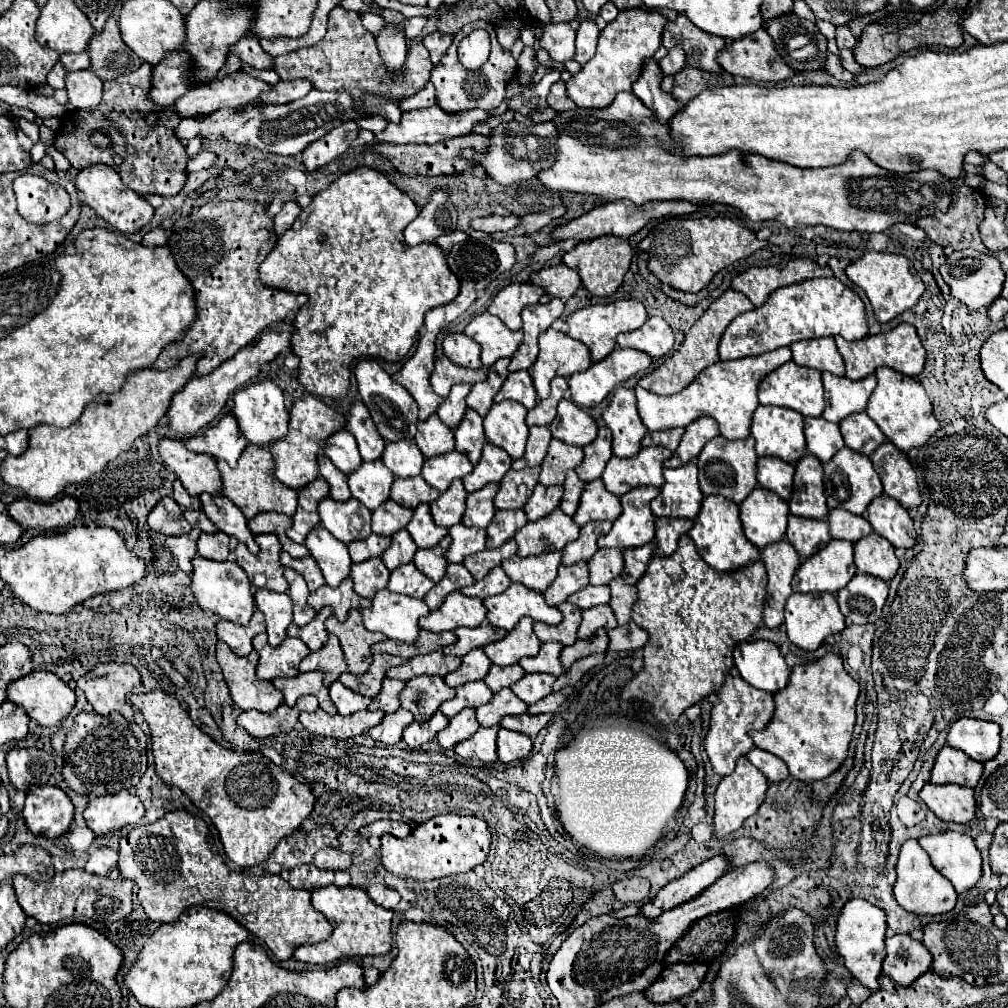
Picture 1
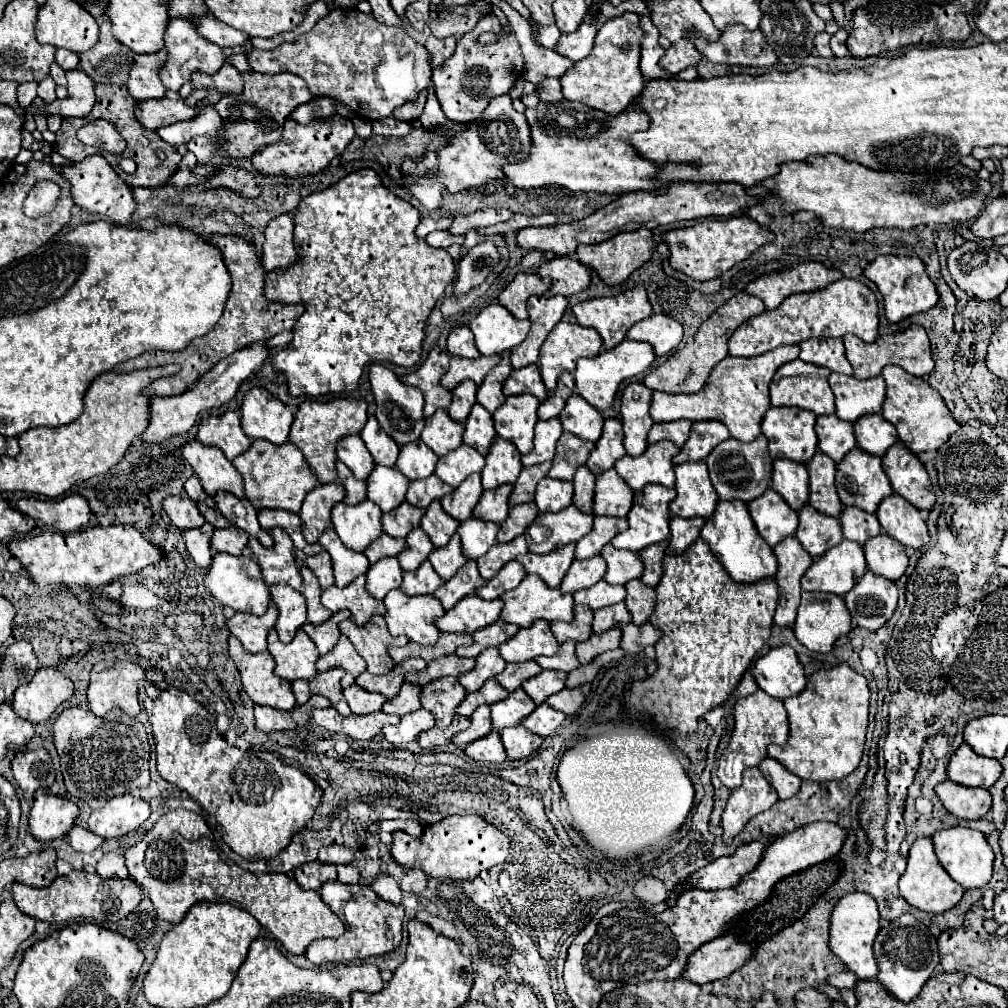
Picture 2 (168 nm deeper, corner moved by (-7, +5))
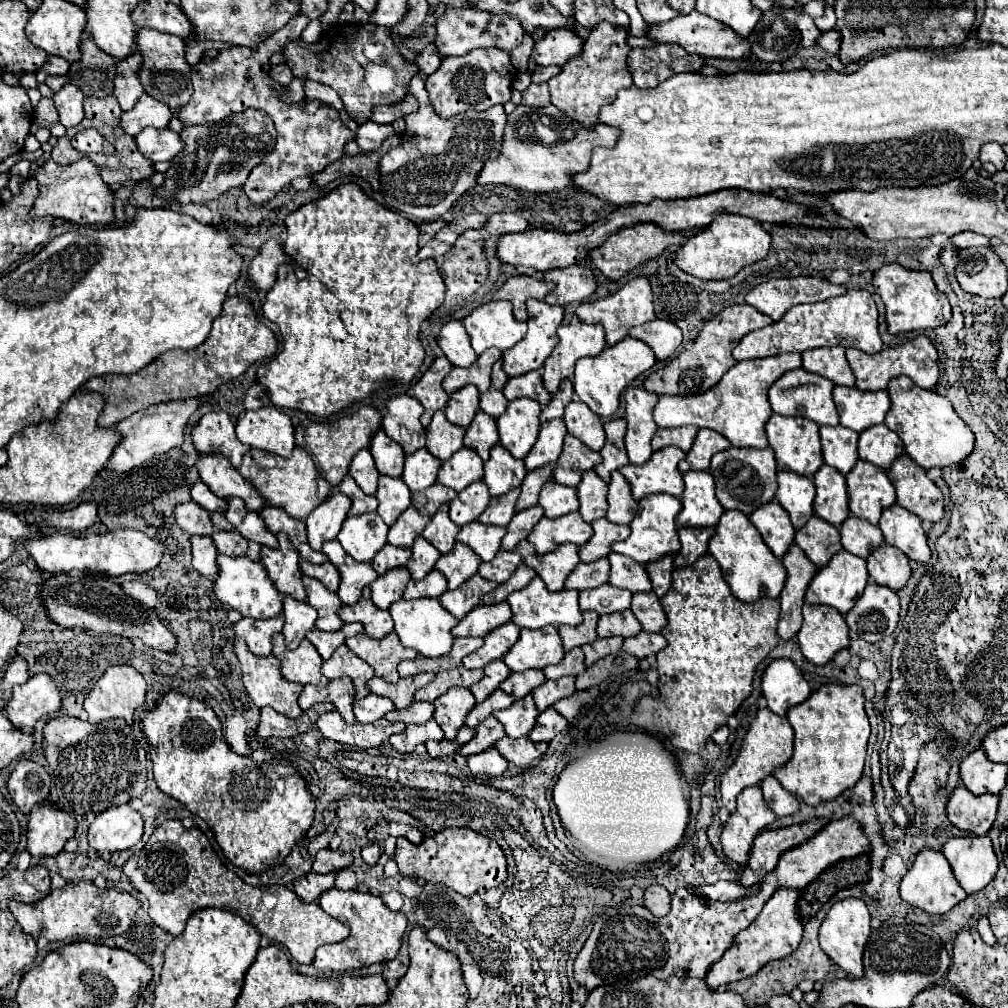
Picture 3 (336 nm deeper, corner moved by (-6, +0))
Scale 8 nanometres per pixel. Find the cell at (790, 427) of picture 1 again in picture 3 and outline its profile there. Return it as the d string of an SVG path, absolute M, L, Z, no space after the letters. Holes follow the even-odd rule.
M773 413L771 419L767 421L765 429L767 429L769 445L775 451L779 471L793 471L793 473L801 473L805 477L811 477L813 473L819 471L819 467L823 465L823 455L821 455L821 441L819 441L819 425L817 423L803 419L803 417L785 417L785 415Z

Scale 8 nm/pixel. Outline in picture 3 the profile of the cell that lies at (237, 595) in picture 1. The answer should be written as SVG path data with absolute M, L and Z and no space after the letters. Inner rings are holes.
M219 555L217 563L219 563L219 575L215 579L215 595L221 603L239 611L243 617L253 617L253 619L271 619L281 613L283 597L273 585L267 569L259 561L251 561L247 557L235 559Z

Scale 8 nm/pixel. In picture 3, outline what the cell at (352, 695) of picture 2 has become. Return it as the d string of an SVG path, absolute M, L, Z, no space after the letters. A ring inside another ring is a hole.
M367 695L365 699L355 699L353 703L353 711L359 723L373 723L377 719L381 719L385 713L389 713L391 709L395 709L393 701L389 701L387 697L379 697L379 695Z

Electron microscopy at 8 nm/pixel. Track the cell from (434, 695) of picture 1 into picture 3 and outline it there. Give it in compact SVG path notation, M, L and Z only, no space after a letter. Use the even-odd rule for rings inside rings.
M449 689L449 693L441 695L435 701L435 721L445 731L445 739L455 739L457 737L457 731L465 725L465 717L475 707L475 703L477 701L475 701L475 697L473 697L473 693L469 689Z

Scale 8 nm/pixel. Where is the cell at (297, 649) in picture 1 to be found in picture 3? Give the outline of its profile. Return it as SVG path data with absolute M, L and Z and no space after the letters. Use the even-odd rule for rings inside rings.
M273 635L273 655L281 659L281 675L287 677L287 681L301 683L301 685L321 685L323 673L321 673L321 655L311 645L311 641L301 641L299 649L291 651L285 647L283 635Z

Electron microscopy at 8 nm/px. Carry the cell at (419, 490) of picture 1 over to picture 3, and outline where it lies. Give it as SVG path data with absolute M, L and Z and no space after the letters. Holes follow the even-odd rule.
M441 483L437 485L431 485L429 489L423 489L421 493L413 493L411 499L413 499L413 507L425 515L433 515L443 503L451 501L453 497L457 497L457 493Z

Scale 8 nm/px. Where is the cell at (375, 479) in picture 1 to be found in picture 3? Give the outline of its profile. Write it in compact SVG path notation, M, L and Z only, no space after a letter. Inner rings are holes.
M385 475L379 477L379 489L375 497L379 501L377 513L389 527L411 505L411 493L409 489L405 489L405 483L401 479L385 477Z

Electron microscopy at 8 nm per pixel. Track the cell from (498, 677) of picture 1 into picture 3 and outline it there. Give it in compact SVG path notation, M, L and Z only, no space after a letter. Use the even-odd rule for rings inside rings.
M525 671L525 673L511 673L501 685L499 689L503 689L505 693L509 693L515 699L521 699L525 695L529 695L533 689L537 689L539 685L543 685L547 681L543 671Z

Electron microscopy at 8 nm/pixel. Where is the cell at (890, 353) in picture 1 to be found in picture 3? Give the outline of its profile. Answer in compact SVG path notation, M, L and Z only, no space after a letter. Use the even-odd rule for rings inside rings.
M919 335L915 337L913 341L907 341L905 345L897 345L897 347L887 347L875 355L867 355L867 353L861 353L859 349L847 349L847 361L853 369L853 375L857 379L857 389L861 391L881 391L881 389L887 389L887 383L897 377L897 375L907 375L911 377L919 387L925 387L925 389L933 389L937 385L937 379L939 379L939 353L935 349L935 345Z

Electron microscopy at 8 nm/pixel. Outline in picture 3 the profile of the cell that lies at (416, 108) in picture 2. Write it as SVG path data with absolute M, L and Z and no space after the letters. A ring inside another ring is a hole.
M407 95L405 99L393 103L393 105L381 105L381 107L373 107L371 113L371 121L375 123L393 123L395 119L403 117L405 113L411 113L413 109L417 109L417 101L413 95Z

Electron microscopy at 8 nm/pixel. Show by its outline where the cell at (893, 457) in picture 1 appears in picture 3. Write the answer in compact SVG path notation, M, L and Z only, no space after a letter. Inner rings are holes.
M903 453L897 457L887 473L895 485L897 503L901 507L915 513L923 521L937 523L943 519L943 493L927 477L925 469L921 469L909 455Z

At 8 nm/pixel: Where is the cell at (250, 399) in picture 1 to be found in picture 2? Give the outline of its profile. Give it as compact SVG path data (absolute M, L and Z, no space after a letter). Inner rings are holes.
M252 388L244 396L240 408L242 428L250 438L262 438L272 444L286 444L294 414L290 408L272 396L266 388Z

